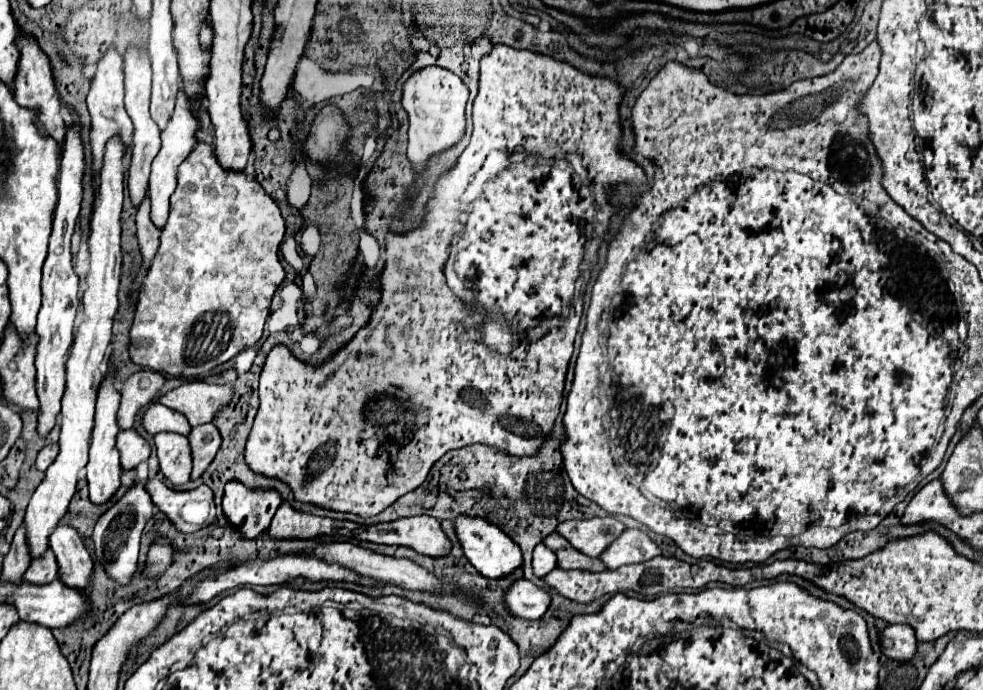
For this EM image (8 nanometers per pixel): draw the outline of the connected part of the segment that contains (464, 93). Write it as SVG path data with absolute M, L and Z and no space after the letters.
M425 67L409 77L403 85L403 109L409 113L409 147L407 159L419 179L425 169L425 161L433 155L441 155L457 145L465 135L465 105L469 99L467 85L451 71L441 67Z

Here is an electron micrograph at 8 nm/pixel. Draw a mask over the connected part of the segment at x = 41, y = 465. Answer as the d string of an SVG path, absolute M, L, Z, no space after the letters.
M47 445L45 449L41 449L41 453L37 457L37 463L35 463L37 469L45 471L57 459L57 455L59 455L59 445Z

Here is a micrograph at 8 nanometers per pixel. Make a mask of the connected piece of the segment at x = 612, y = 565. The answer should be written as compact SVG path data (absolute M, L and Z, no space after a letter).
M627 529L615 543L611 543L611 549L601 555L601 561L609 569L619 569L631 563L645 563L657 555L661 555L661 549L649 539L647 533L639 529Z

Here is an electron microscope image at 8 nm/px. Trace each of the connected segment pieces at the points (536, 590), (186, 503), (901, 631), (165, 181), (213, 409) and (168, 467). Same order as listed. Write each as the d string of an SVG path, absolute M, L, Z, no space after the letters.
M527 579L515 581L515 585L505 595L505 607L515 617L541 619L551 605L551 595L547 589L533 585Z
M147 479L145 491L157 511L161 511L177 531L193 533L215 519L213 491L207 485L199 485L191 491L173 491L163 481Z
M887 625L881 631L879 643L881 643L881 653L885 657L897 659L897 661L911 659L911 655L915 653L915 647L917 647L913 627L909 627L909 625Z
M179 89L179 97L177 97L177 105L175 105L175 113L169 119L167 129L161 133L161 149L157 153L157 157L153 159L151 165L151 179L149 179L149 197L151 197L151 221L155 223L155 227L163 227L167 223L167 215L169 215L169 197L173 195L175 187L177 187L177 169L179 165L187 159L187 155L191 153L191 149L197 145L195 143L195 115L191 113L191 107L201 109L201 101L191 101L187 99L187 95L183 93L183 89Z
M203 381L183 383L181 387L161 395L157 401L187 417L191 427L211 423L213 415L231 401L231 385L209 385Z
M157 433L153 439L161 473L173 485L187 483L191 475L191 449L187 447L187 437L177 433Z

